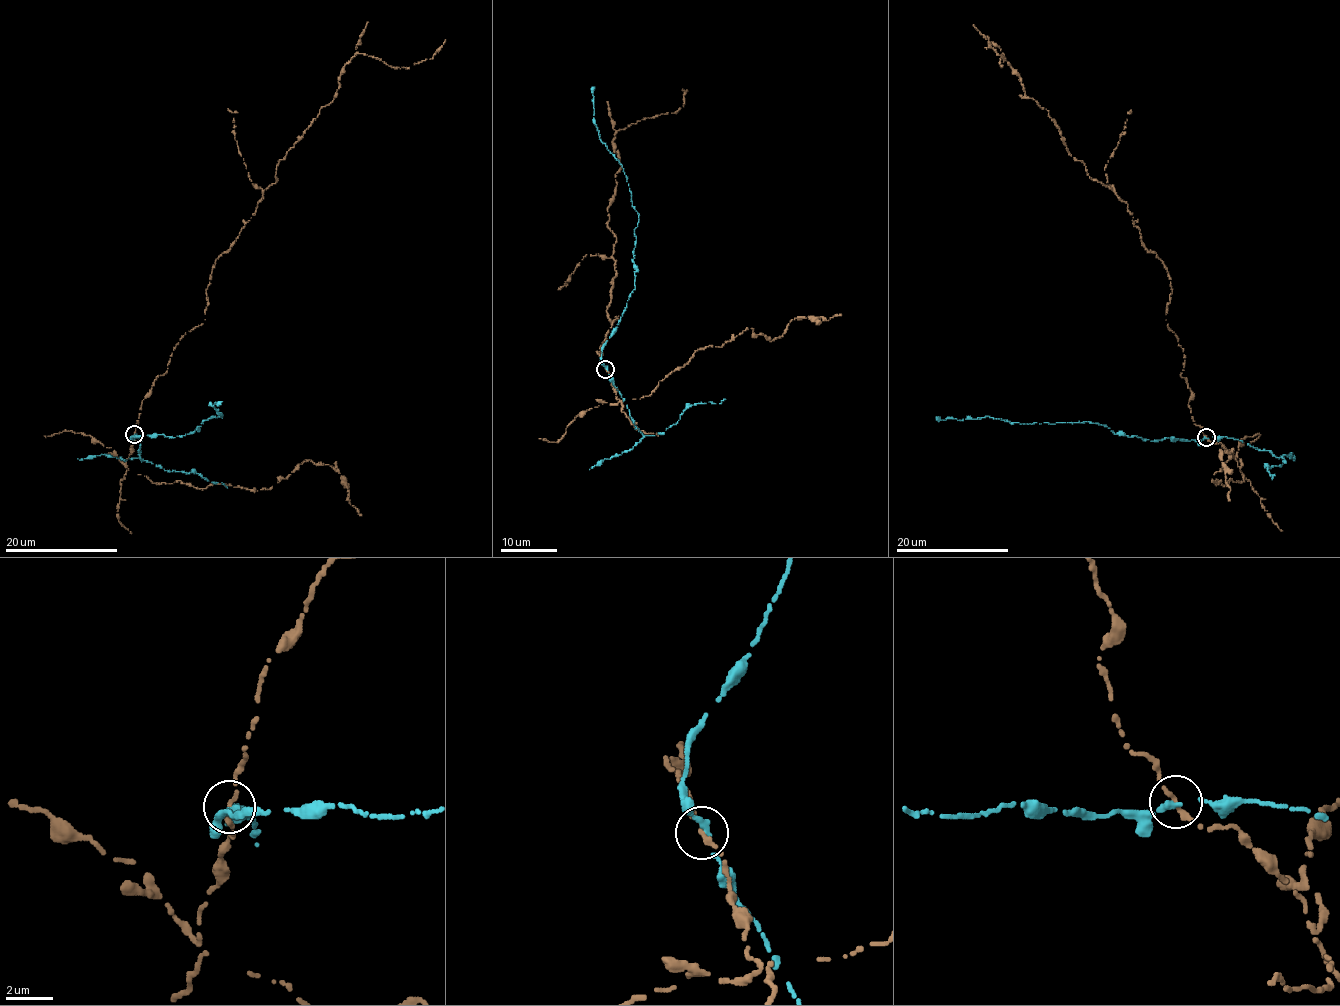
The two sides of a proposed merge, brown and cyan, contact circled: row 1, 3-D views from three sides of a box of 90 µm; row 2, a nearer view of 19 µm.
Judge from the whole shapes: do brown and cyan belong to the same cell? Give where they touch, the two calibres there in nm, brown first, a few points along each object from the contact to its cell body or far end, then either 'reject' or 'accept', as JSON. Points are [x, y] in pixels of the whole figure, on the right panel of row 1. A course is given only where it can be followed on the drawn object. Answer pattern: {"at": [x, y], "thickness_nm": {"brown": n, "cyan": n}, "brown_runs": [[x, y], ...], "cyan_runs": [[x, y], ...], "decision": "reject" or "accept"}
{"at": [1206, 437], "thickness_nm": {"brown": 200, "cyan": 220}, "brown_runs": [[1206, 437], [1166, 320], [1167, 268], [1144, 245], [1128, 204], [1070, 153], [1004, 54], [1000, 66], [987, 36]], "cyan_runs": [[1206, 438], [1151, 441], [1112, 432], [1109, 428], [1089, 421], [1020, 424], [989, 416], [944, 420], [937, 417]], "decision": "reject"}

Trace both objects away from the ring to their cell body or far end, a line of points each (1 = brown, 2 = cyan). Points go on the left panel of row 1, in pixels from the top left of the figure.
1: (134, 434), (174, 349), (205, 319), (216, 259), (335, 97), (343, 66), (365, 53), (409, 67), (445, 40)
2: (134, 435), (175, 437), (193, 433), (211, 416), (222, 416), (210, 405), (222, 401)

